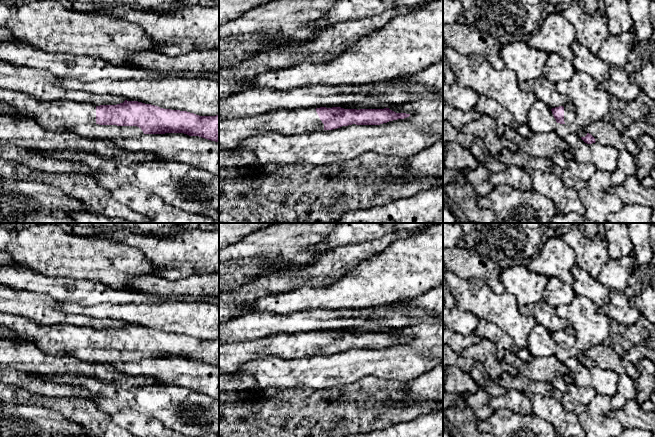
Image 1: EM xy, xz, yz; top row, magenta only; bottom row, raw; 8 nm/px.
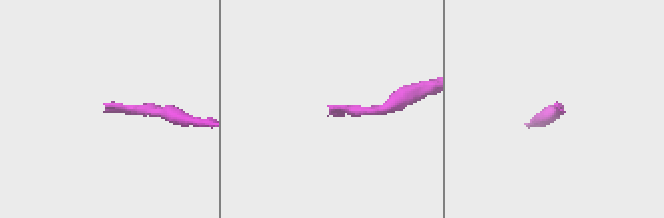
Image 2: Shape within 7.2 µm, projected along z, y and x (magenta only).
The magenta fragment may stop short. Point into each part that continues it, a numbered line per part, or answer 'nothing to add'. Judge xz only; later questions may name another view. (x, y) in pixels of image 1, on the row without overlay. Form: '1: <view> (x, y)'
1: xz (232, 356)

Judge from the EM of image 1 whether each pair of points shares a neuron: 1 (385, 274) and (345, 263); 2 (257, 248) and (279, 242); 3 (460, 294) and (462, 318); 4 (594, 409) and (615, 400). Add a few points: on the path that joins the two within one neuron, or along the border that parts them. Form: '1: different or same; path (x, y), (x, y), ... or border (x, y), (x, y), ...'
1: different; border (376, 254), (360, 261), (337, 280)
2: same; path (262, 243), (274, 243)
3: different; border (456, 306), (461, 310), (472, 312), (479, 319)
4: same; path (599, 405), (610, 403)

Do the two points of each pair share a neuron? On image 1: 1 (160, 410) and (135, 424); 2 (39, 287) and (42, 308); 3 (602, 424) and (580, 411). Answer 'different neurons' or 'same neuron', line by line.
1: different neurons
2: different neurons
3: same neuron

